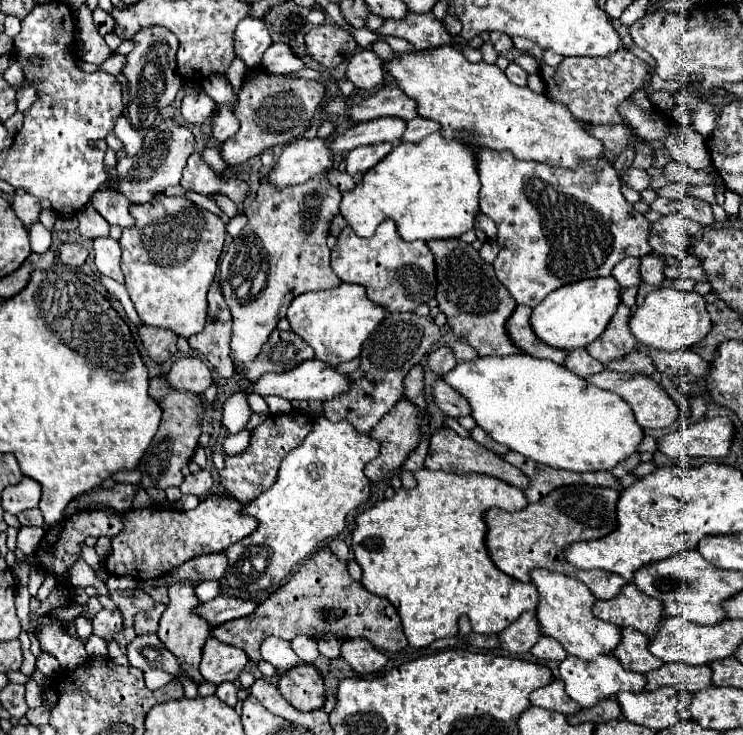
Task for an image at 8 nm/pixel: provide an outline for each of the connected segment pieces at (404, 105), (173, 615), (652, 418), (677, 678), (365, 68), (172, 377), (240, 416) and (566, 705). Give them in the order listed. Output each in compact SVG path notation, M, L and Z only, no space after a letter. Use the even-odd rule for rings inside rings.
M384 74L384 76L386 76L386 82L376 94L360 100L358 104L352 104L352 106L346 106L340 98L334 98L326 106L326 112L330 116L338 116L338 114L352 116L356 122L366 122L366 120L384 118L384 116L396 116L402 120L416 118L418 116L416 100L406 96L396 86L396 80L392 76L388 76L388 74Z
M180 580L178 584L170 584L168 586L168 604L160 618L160 630L158 630L158 636L164 642L164 646L180 660L182 670L196 684L205 681L198 672L198 664L200 664L200 656L202 656L202 646L210 636L208 622L198 614L198 606L202 606L202 602L196 596L196 584L192 580ZM190 662L196 662L196 664L190 664Z
M604 370L600 374L594 374L590 378L586 378L590 384L602 388L602 390L610 390L618 396L622 396L634 410L636 414L636 422L642 428L668 428L672 426L678 418L680 418L680 410L674 404L674 400L668 396L668 392L654 382L650 376L642 376L642 374L630 374L630 372L612 372L612 370Z
M664 664L662 668L646 674L646 690L656 690L660 686L674 686L684 692L698 692L700 688L712 686L710 666L690 666L690 664Z
M364 48L358 50L350 60L348 60L348 70L346 78L354 82L356 88L372 90L382 84L382 64L380 56L376 56L372 50Z
M200 356L176 358L168 372L168 382L174 384L174 388L204 394L204 390L212 384L212 372Z
M238 388L234 394L228 396L224 402L224 418L222 426L228 430L228 434L242 432L252 416L252 408L248 404L248 392L244 388Z
M556 678L552 684L548 684L540 690L534 690L532 696L530 696L530 702L534 706L546 708L546 710L562 712L564 716L576 714L580 710L580 706L564 692L564 682L560 678Z

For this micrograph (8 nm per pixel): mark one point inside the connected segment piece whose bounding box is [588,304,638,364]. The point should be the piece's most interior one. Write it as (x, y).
(617, 342)

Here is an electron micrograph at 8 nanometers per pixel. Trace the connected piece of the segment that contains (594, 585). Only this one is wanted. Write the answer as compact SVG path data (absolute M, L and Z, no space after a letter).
M564 486L536 504L528 504L520 512L506 512L502 508L492 508L486 512L488 524L488 550L494 564L514 576L520 582L530 582L530 572L534 568L548 568L552 572L560 572L572 578L582 580L592 594L600 600L612 600L620 594L620 588L628 584L626 578L606 572L606 570L578 570L566 558L564 550L582 540L596 540L604 538L616 530L616 502L620 492L614 488L598 488L598 486Z

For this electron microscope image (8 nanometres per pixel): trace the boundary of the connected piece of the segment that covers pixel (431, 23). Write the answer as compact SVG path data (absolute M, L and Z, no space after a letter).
M410 12L404 22L386 20L386 24L380 28L382 36L398 36L414 44L414 48L424 50L430 46L454 45L446 26L442 20L434 16L434 12L414 14Z

